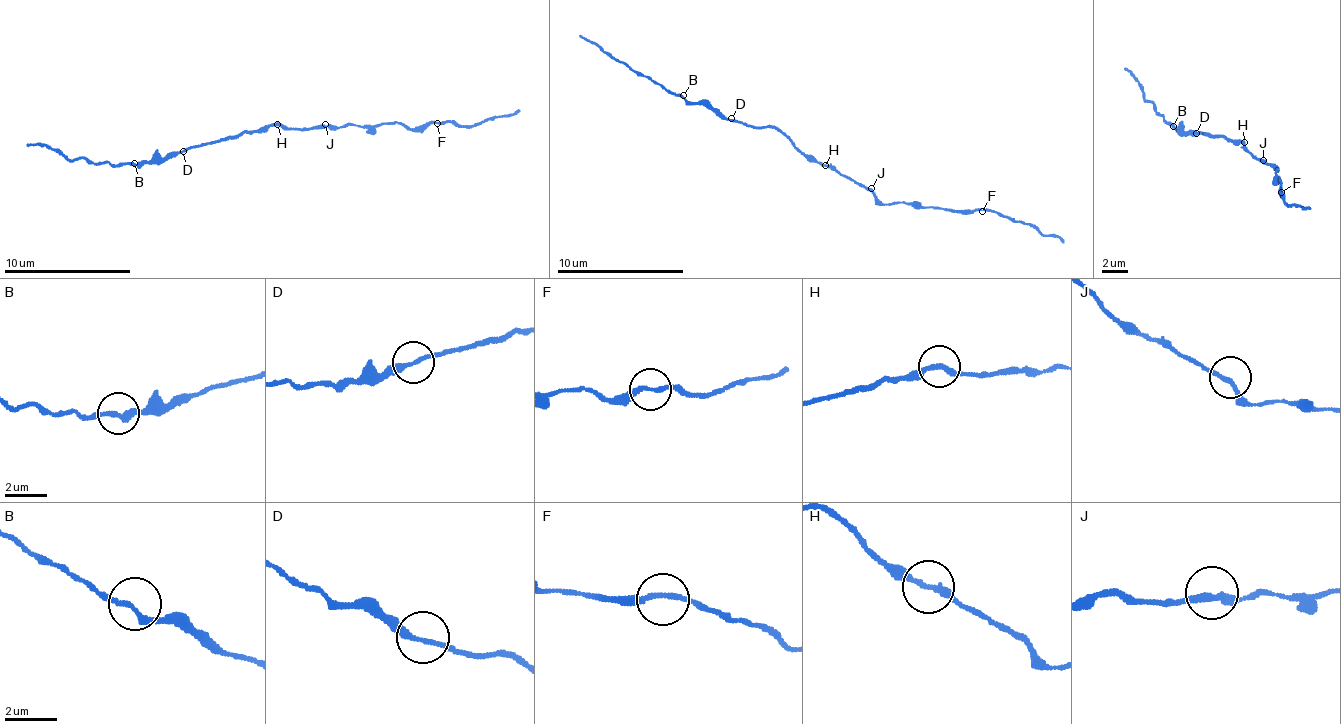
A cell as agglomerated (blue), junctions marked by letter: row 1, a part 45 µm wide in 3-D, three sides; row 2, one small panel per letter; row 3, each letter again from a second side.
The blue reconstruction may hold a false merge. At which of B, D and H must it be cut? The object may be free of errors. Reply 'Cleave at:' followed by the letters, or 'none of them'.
Cleave at: none of them

